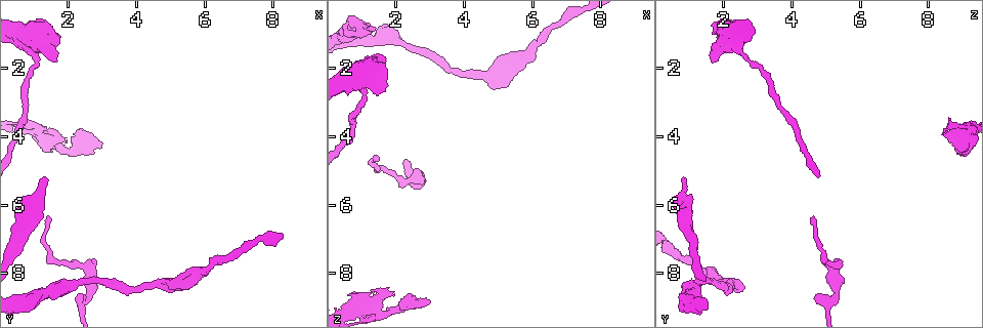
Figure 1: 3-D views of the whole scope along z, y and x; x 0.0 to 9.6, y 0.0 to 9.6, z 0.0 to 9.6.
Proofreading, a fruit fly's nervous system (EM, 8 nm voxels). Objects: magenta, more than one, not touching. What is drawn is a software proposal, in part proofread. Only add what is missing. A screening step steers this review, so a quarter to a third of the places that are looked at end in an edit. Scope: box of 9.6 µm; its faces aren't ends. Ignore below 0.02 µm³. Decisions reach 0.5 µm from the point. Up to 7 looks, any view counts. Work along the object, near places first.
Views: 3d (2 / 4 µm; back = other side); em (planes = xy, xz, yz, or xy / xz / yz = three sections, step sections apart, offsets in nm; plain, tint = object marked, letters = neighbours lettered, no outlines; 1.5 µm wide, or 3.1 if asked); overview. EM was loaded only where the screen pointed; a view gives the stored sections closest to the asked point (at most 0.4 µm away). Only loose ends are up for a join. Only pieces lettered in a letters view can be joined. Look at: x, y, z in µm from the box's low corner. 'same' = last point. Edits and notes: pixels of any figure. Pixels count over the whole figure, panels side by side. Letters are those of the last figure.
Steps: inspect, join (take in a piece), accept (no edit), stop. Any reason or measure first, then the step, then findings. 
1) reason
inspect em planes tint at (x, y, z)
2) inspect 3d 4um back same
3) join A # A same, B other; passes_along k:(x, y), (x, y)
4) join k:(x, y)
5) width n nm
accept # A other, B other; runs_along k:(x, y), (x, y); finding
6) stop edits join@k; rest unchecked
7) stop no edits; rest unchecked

end of a long branch
inspect em xz step 4 letters at (1.40, 6.35, 4.65)

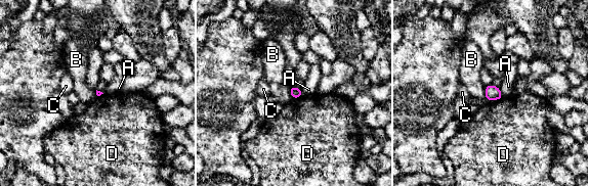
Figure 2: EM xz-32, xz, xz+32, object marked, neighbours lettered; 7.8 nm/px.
inspect em planes letters same

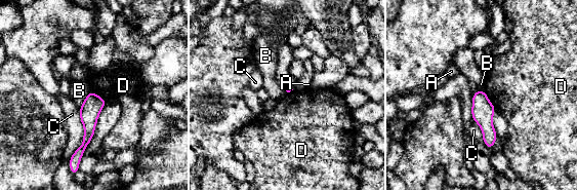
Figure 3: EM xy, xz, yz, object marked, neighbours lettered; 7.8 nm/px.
longest_contact C 400 nm
accept # A other, B other, C other, D other; none of them fits

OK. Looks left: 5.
free end
inspect 3d 2um at (1.30, 5.20, 0.85)

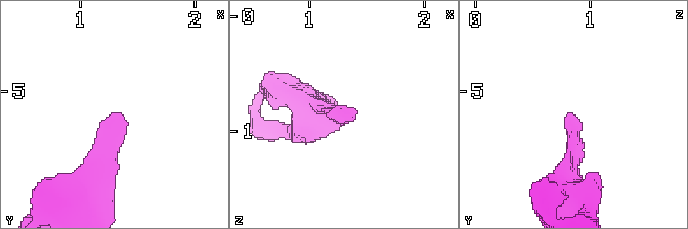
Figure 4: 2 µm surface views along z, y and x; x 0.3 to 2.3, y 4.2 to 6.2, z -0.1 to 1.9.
shape alone is not enough
inspect em planes letters at (1.36, 5.22, 0.90)

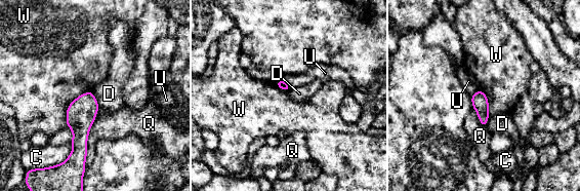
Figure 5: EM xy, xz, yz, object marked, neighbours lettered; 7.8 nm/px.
accept # C other, D other, Q other, U other, W other; border 5:(91, 91), (98, 107); no lettered piece goes on from it

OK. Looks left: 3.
an open end
inspect em planes tint at (2.25, 8.65, 4.75)

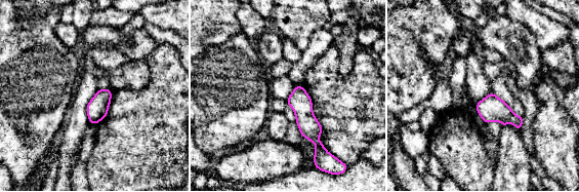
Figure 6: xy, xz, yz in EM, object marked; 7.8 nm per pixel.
see the neighbours
inspect em planes letters same

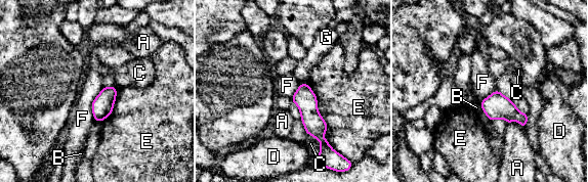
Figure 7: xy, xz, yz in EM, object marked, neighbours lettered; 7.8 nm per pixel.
longest_contact E 420 nm
accept # A other, B other, C other, D other, E other, F other, G other; runs_along 7:(303, 85), (310, 119), (325, 143); none of them fits

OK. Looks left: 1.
stop no edits; rest unchecked

